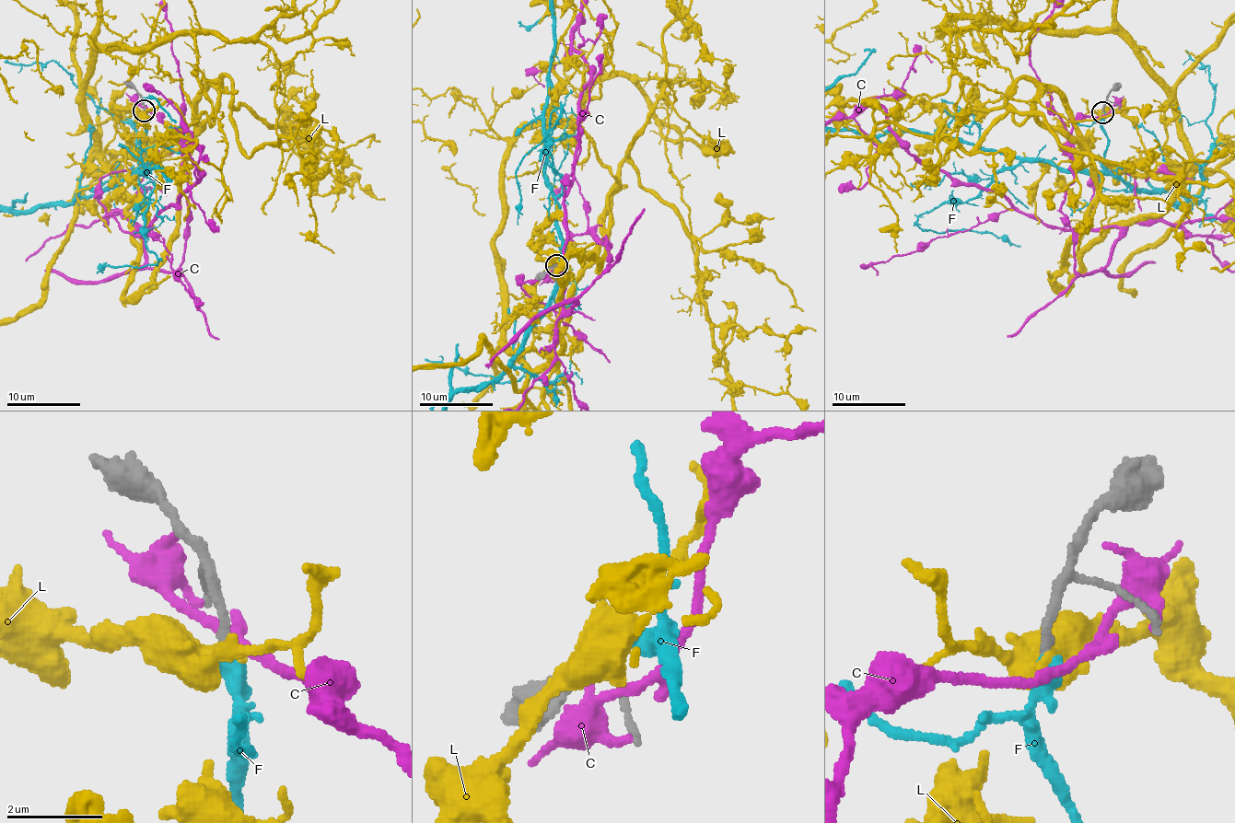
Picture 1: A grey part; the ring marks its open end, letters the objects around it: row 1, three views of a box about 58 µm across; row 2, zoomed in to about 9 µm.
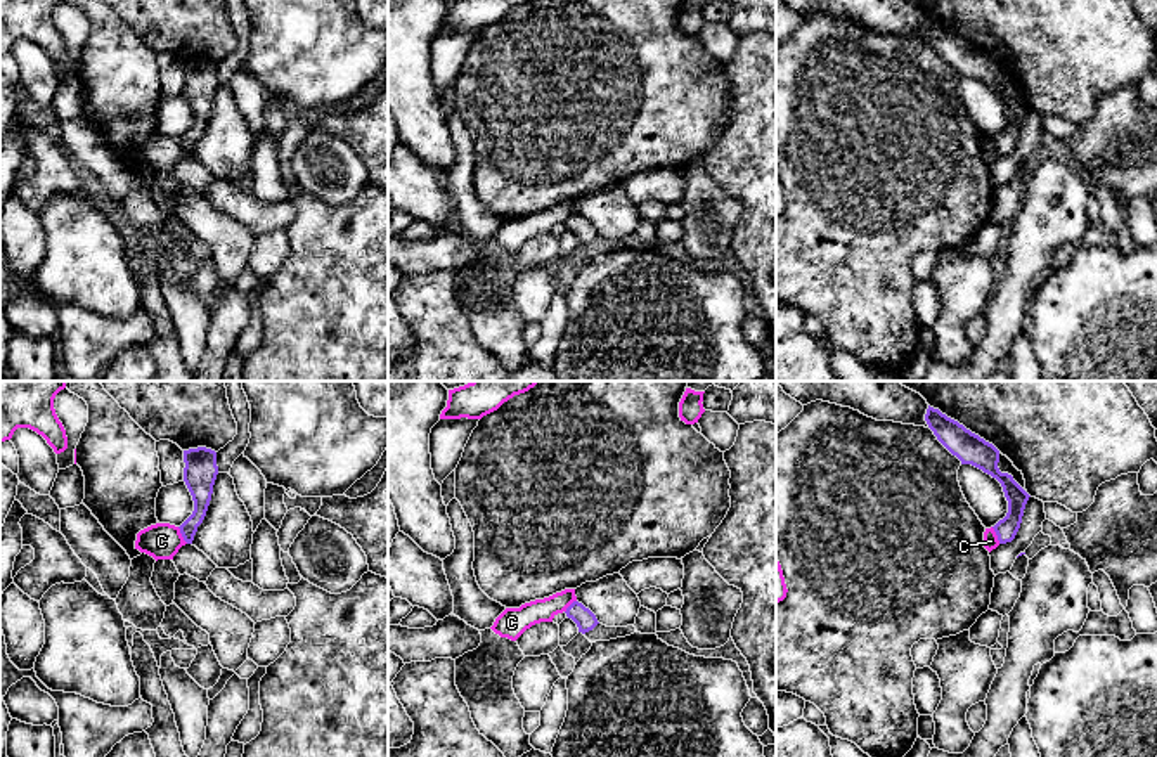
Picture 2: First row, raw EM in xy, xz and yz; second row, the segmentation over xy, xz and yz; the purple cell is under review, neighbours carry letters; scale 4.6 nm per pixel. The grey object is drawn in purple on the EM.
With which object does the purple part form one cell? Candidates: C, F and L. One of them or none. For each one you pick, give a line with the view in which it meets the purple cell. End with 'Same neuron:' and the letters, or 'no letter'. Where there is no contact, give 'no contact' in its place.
F: no contact
Same neuron: F

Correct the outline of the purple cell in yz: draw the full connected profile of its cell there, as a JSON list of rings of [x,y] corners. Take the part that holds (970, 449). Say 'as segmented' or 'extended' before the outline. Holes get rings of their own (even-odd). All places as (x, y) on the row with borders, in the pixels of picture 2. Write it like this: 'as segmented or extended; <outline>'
as segmented; [[[930,405],[925,421],[937,440],[956,456],[961,464],[972,464],[1001,483],[1008,501],[1008,513],[992,528],[999,544],[1012,542],[1020,528],[1024,509],[1031,495],[1013,480],[1012,475],[999,471],[999,450]]]

